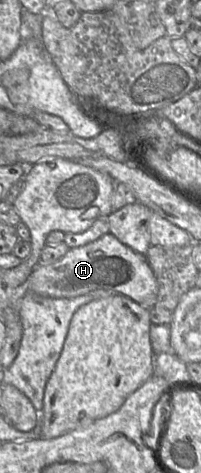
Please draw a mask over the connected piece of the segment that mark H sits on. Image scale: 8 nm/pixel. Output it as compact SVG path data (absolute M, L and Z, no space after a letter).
M111 233L83 246L70 248L54 263L39 264L26 282L27 292L50 298L72 298L99 289L120 293L149 311L155 304L158 284L145 255L122 244Z

